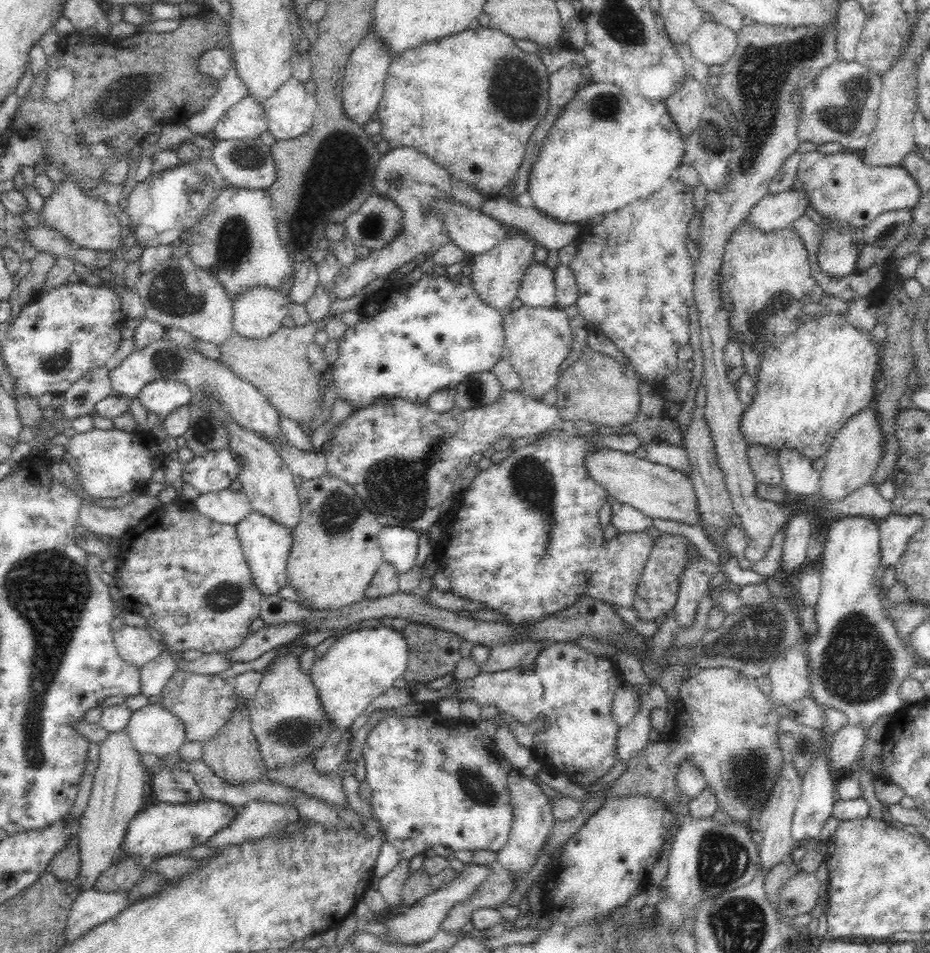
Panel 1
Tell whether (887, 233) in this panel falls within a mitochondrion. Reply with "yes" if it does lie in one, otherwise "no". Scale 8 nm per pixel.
yes

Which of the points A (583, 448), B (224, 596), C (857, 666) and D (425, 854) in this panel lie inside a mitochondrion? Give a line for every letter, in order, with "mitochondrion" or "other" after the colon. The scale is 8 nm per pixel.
A: other
B: mitochondrion
C: mitochondrion
D: other

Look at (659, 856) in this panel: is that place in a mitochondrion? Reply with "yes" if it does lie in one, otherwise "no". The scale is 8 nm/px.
no

